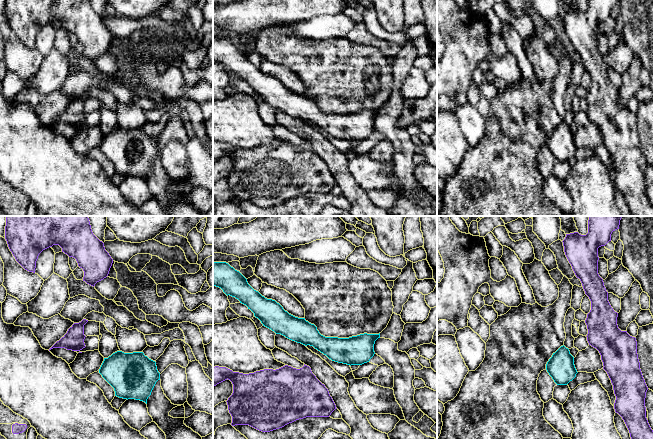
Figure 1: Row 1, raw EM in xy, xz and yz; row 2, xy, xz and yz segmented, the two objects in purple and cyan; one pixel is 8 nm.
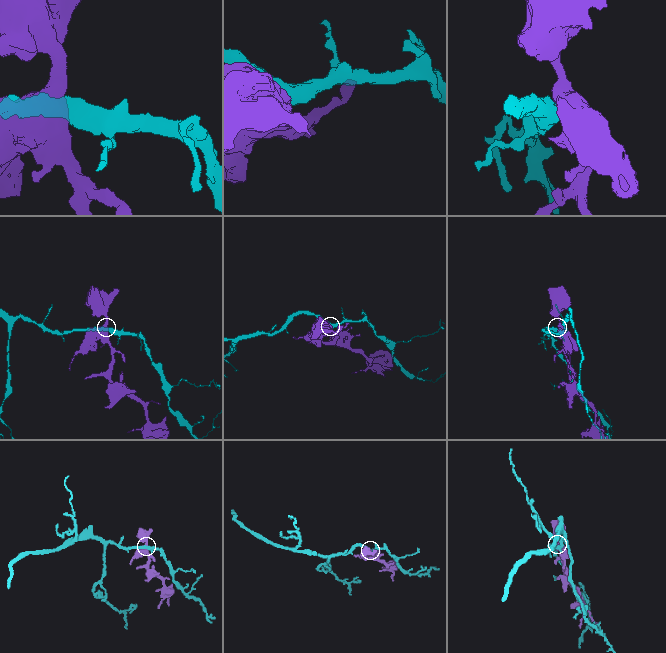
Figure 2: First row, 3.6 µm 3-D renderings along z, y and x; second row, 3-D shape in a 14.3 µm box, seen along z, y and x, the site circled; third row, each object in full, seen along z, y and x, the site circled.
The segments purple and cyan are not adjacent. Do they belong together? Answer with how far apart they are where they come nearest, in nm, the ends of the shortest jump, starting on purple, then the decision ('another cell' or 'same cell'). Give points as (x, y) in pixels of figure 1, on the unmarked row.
150 nm apart; from purple across xz (308, 142), (318, 126); same cell

